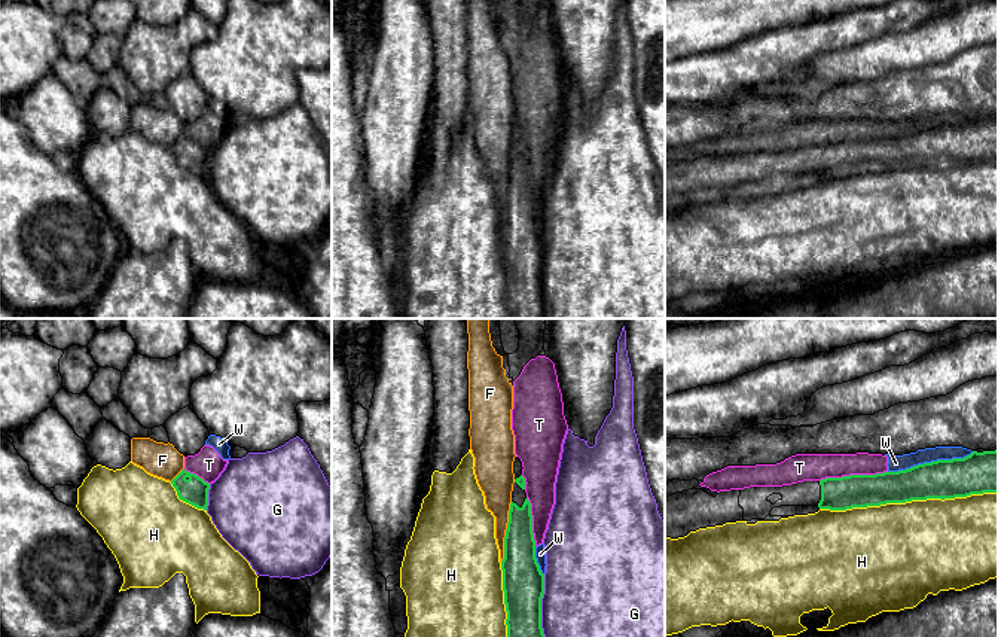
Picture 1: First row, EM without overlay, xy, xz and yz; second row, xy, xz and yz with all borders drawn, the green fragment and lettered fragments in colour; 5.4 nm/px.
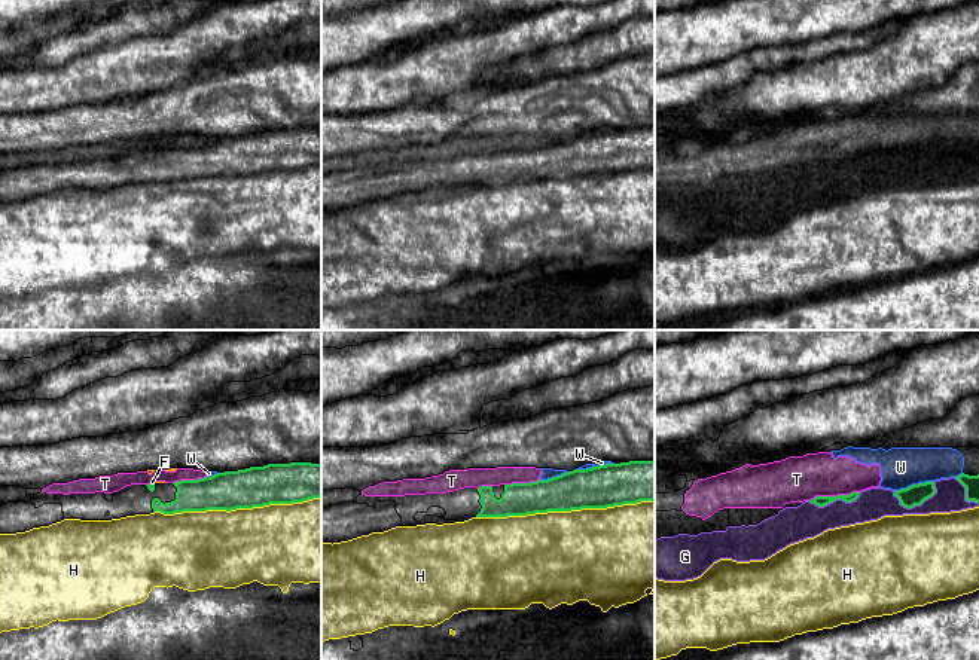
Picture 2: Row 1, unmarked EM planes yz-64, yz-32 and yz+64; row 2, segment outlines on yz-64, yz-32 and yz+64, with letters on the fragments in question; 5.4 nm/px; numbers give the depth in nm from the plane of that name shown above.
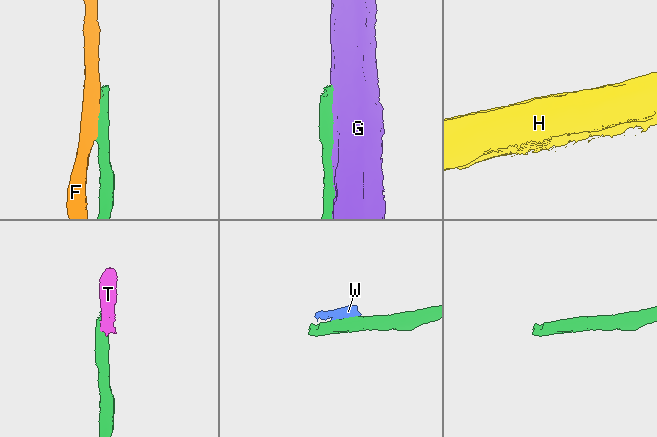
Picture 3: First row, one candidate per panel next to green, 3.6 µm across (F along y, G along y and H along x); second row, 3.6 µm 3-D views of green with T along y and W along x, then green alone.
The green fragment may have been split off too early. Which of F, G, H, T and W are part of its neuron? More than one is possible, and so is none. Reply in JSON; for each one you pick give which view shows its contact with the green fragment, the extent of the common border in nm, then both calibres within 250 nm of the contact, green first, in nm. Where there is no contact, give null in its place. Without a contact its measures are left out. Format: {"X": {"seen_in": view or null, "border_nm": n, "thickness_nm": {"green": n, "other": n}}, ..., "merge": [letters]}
{"merge": []}

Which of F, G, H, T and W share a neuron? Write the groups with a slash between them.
F / G / H / T W

